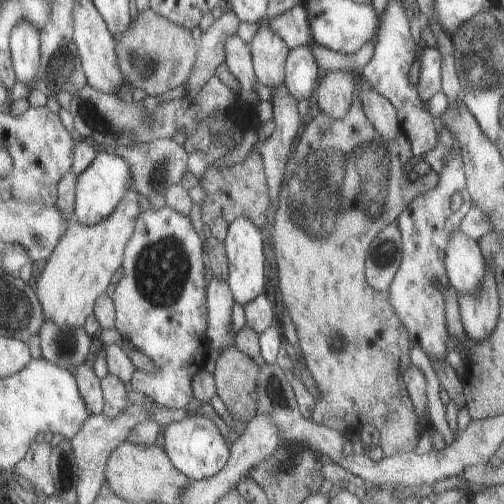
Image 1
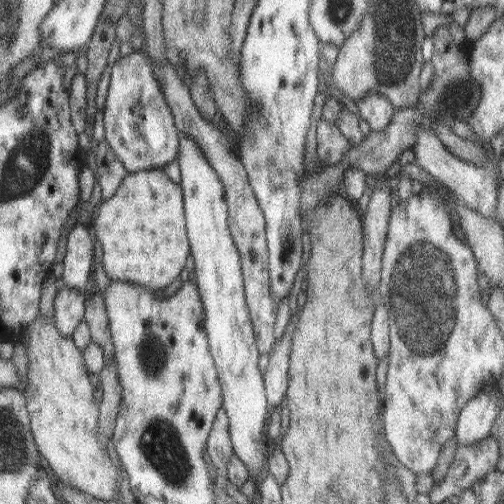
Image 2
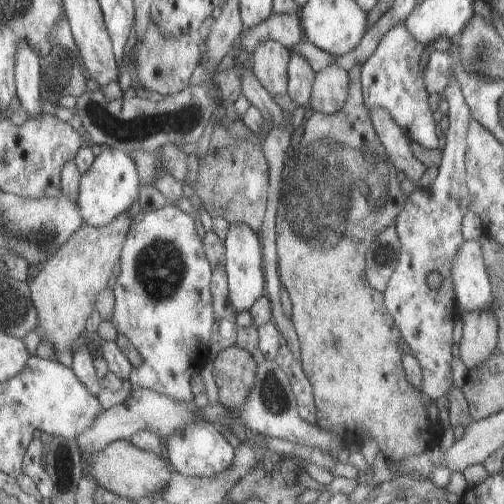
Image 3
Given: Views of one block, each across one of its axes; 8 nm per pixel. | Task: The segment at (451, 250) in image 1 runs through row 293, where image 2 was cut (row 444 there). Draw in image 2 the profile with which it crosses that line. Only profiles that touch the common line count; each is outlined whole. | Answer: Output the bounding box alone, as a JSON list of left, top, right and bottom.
[455,386,499,446]

